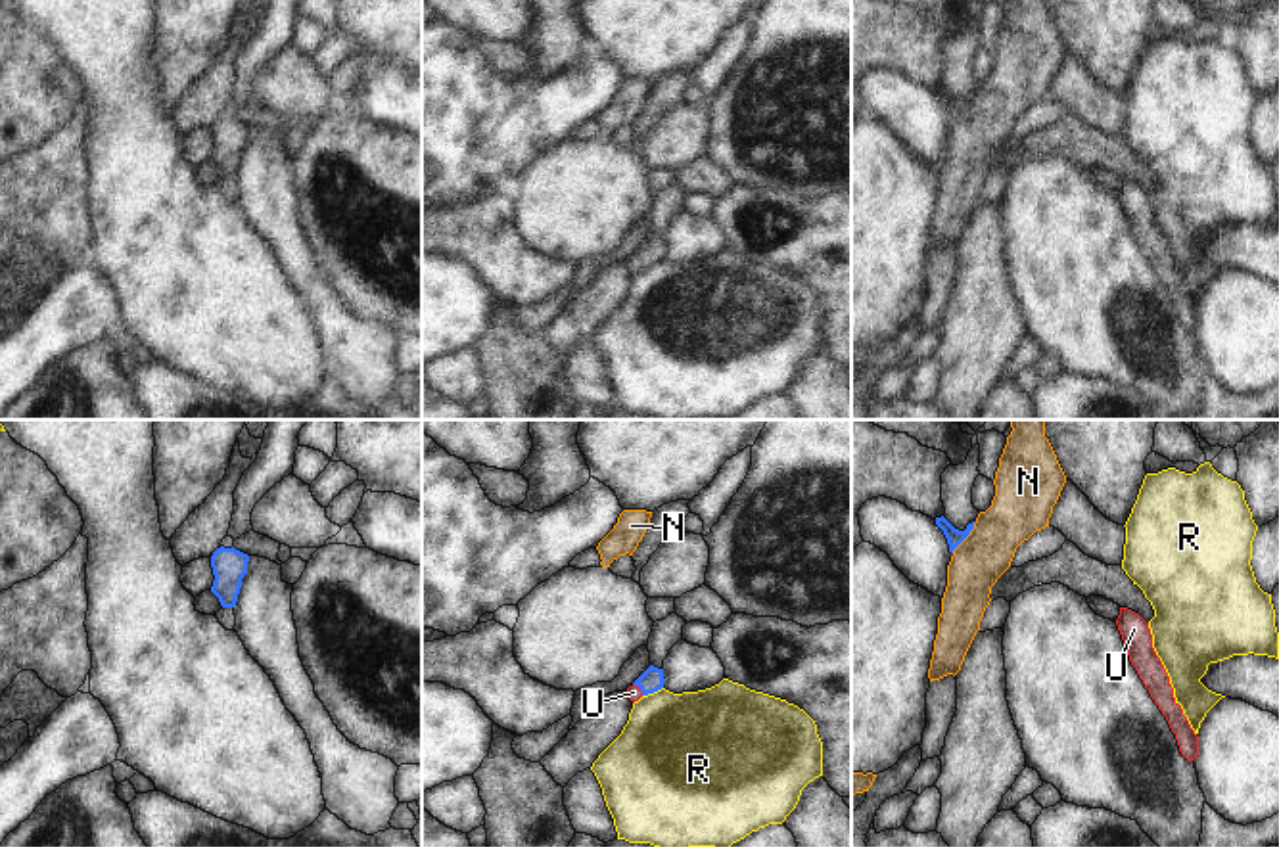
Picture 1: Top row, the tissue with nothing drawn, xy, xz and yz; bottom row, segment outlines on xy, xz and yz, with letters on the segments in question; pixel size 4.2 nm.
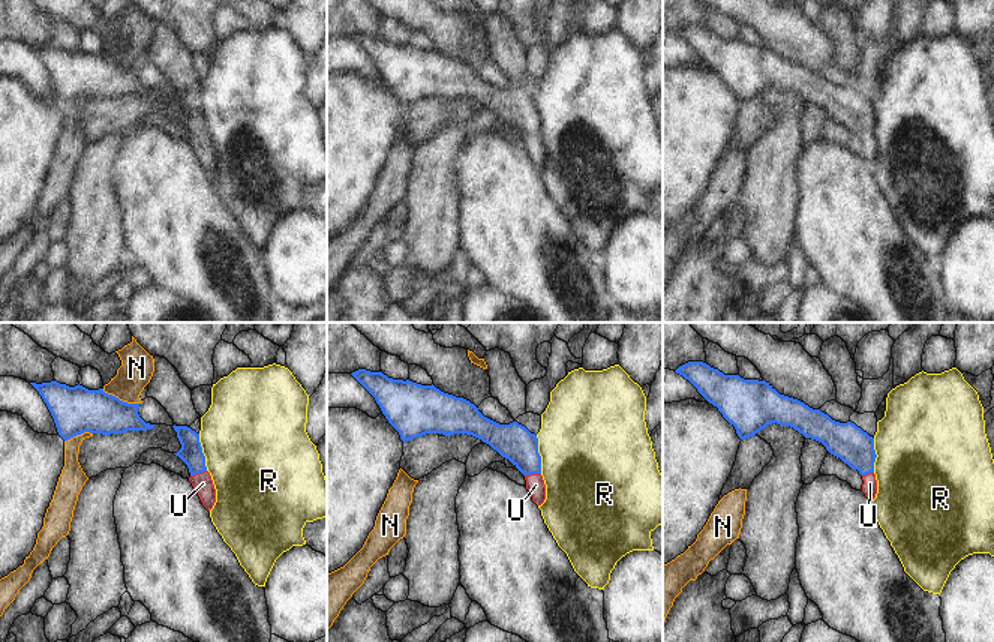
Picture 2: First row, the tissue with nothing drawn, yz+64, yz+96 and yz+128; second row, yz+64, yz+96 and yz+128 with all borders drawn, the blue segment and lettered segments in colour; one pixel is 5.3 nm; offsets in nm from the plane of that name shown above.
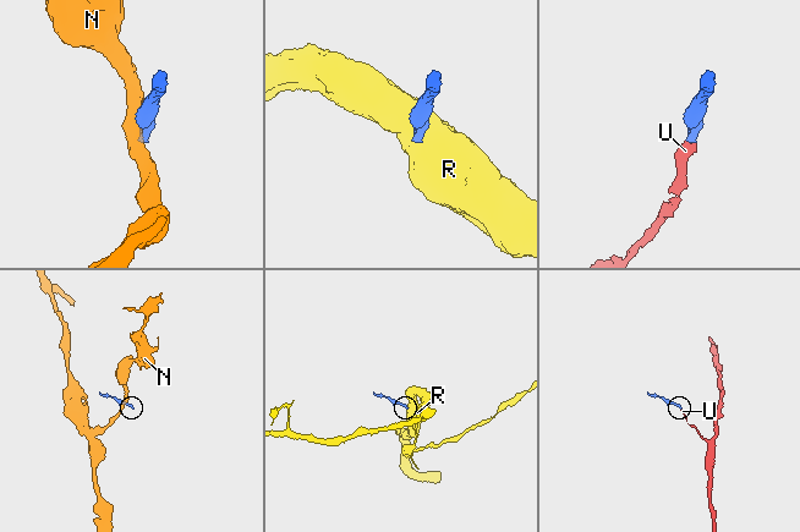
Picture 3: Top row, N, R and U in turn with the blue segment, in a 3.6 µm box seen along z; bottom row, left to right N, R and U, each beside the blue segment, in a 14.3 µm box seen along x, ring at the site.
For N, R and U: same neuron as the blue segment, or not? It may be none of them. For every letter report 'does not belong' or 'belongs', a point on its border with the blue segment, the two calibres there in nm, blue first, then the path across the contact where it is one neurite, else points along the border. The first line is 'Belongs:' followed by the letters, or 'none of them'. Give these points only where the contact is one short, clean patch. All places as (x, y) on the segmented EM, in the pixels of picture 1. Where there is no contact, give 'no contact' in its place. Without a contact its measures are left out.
Belongs: U
N: does not belong | yz (967, 535) | 70/240 nm | along yz (976, 522), (952, 552)
R: does not belong | xz (652, 692) | 100/460 nm | along xz (662, 686), (643, 696)
U: belongs | xz (639, 686) | 100/60 nm | across xz (651, 681), (639, 686), (633, 692)

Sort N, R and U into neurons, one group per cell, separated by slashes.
N / R / U

